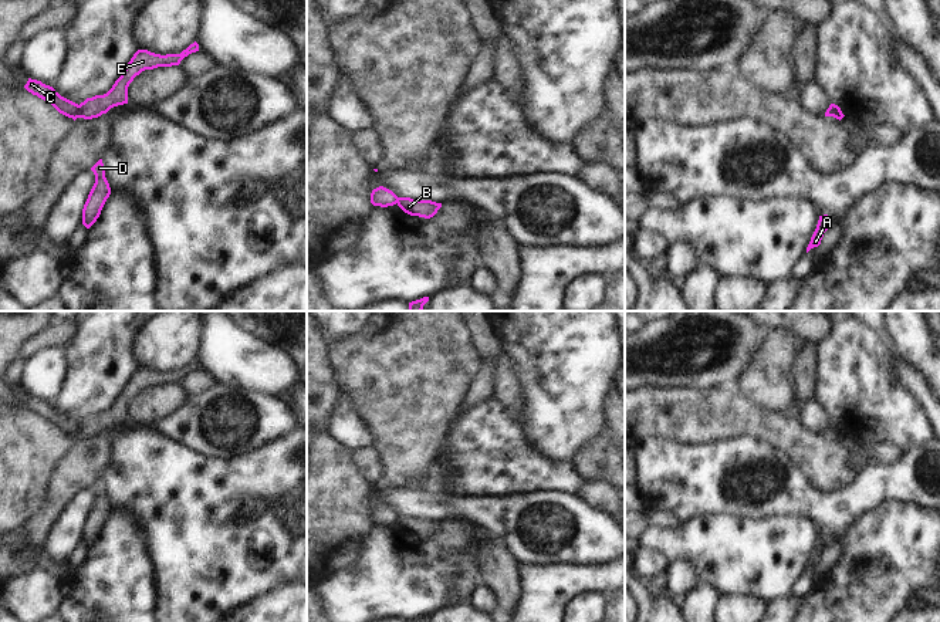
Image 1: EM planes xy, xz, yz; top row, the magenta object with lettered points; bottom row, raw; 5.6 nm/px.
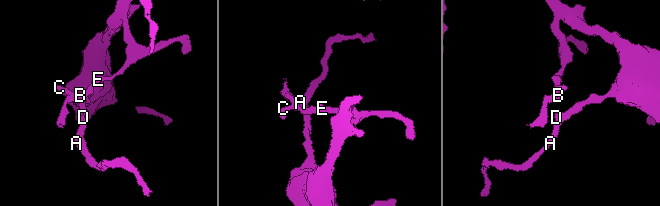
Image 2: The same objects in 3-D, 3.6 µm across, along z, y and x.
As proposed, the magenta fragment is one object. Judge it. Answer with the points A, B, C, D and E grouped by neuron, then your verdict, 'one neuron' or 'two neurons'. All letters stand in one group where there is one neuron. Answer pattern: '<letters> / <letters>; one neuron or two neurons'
A B D E / C; two neurons

